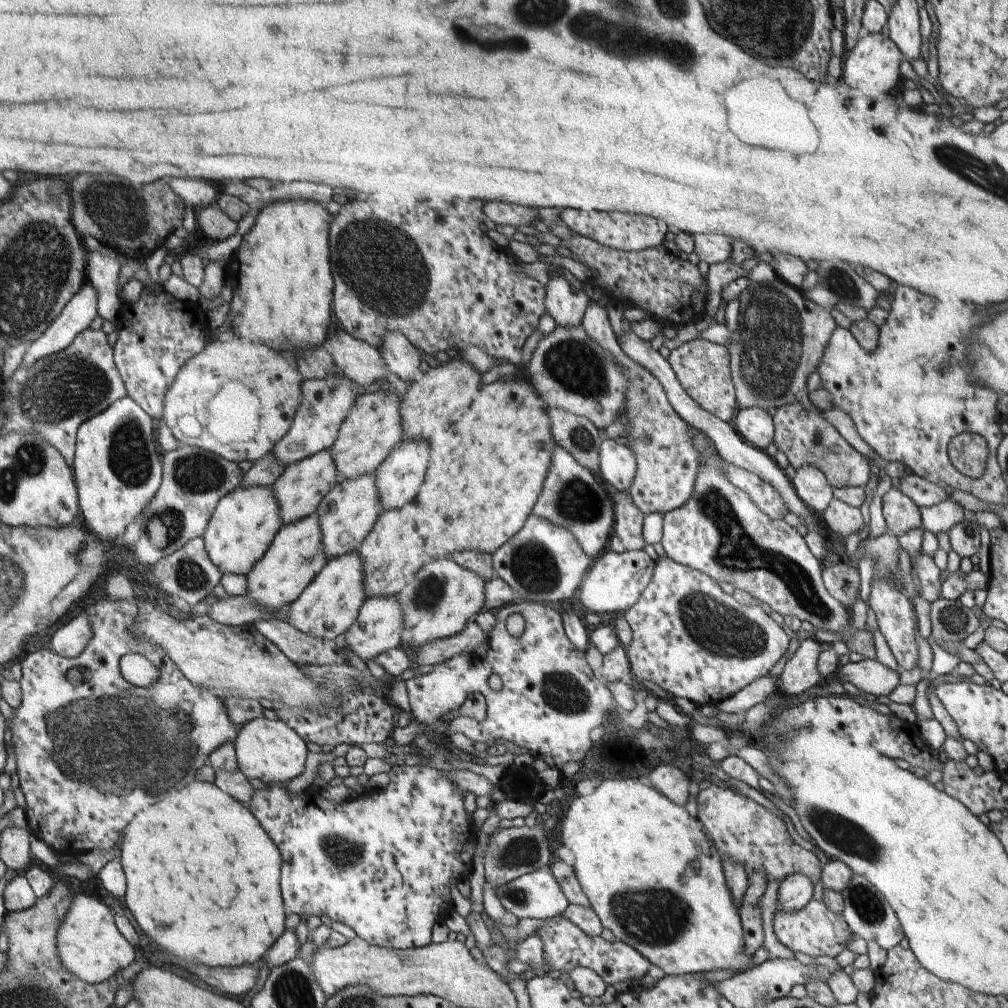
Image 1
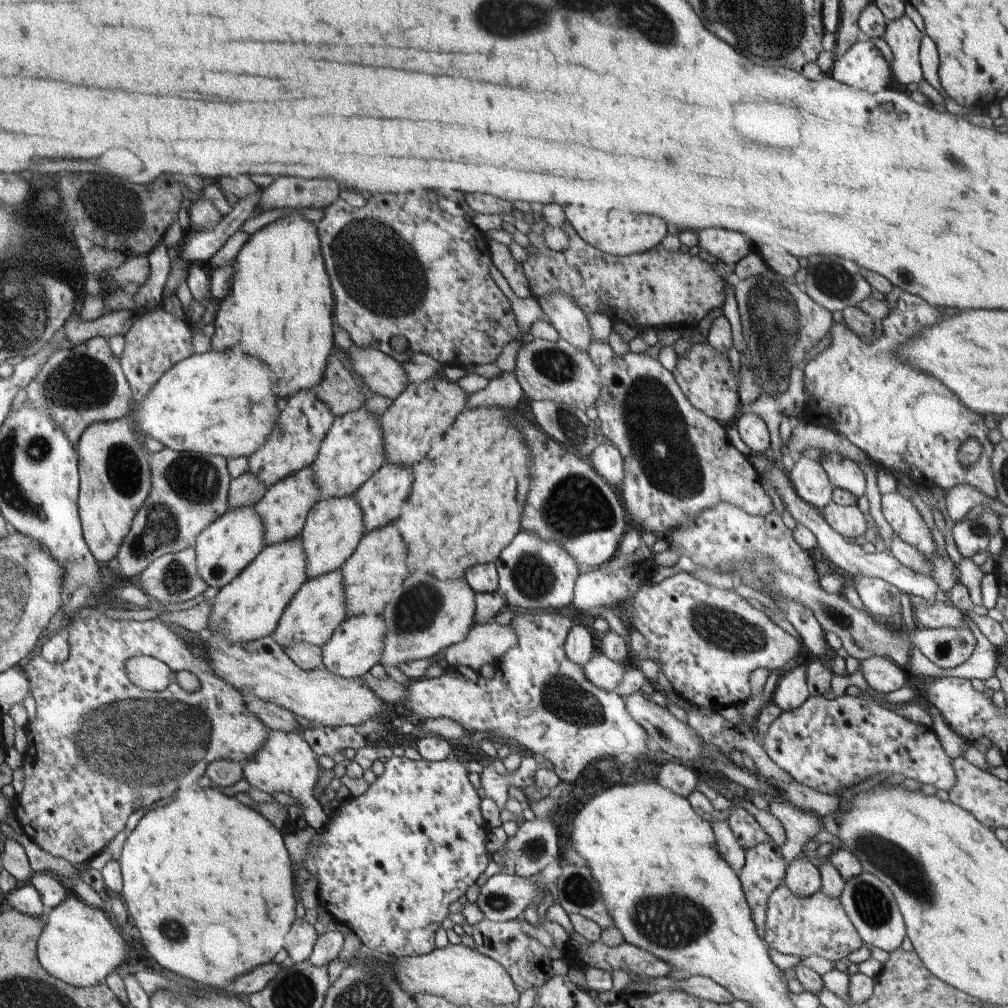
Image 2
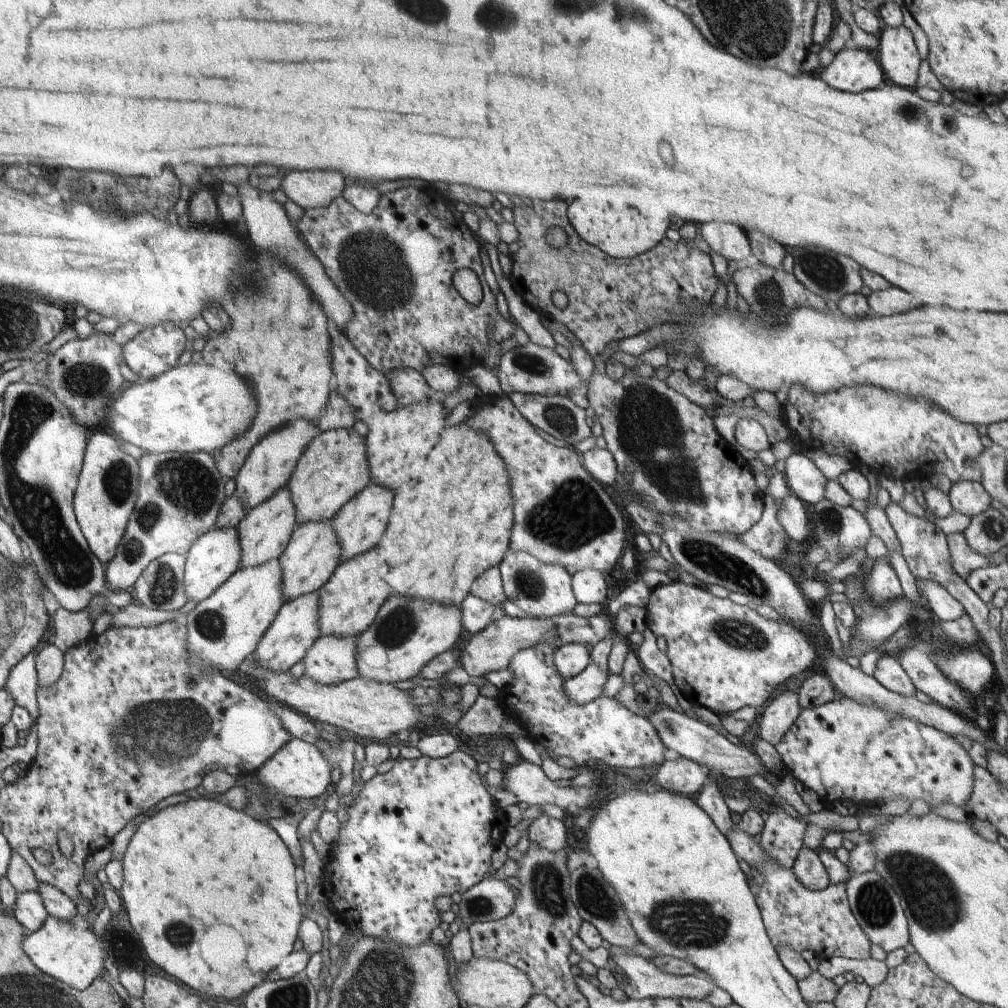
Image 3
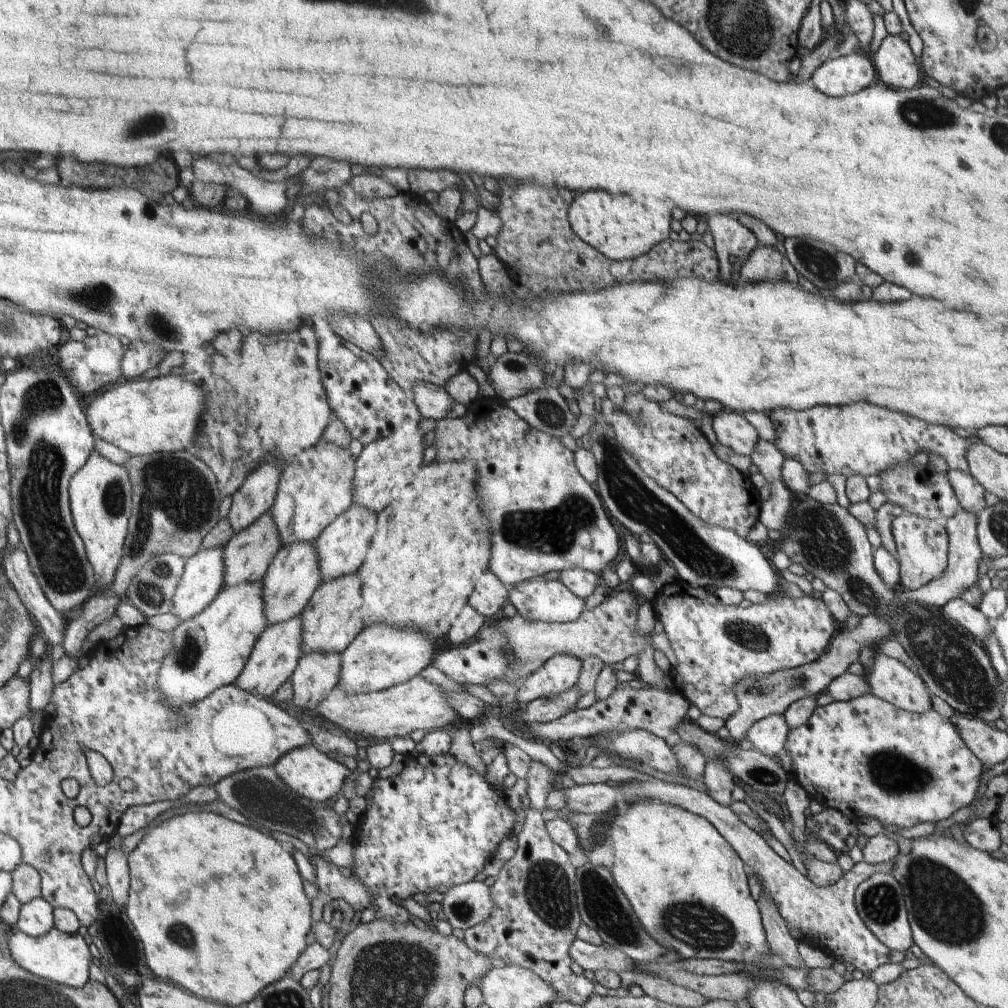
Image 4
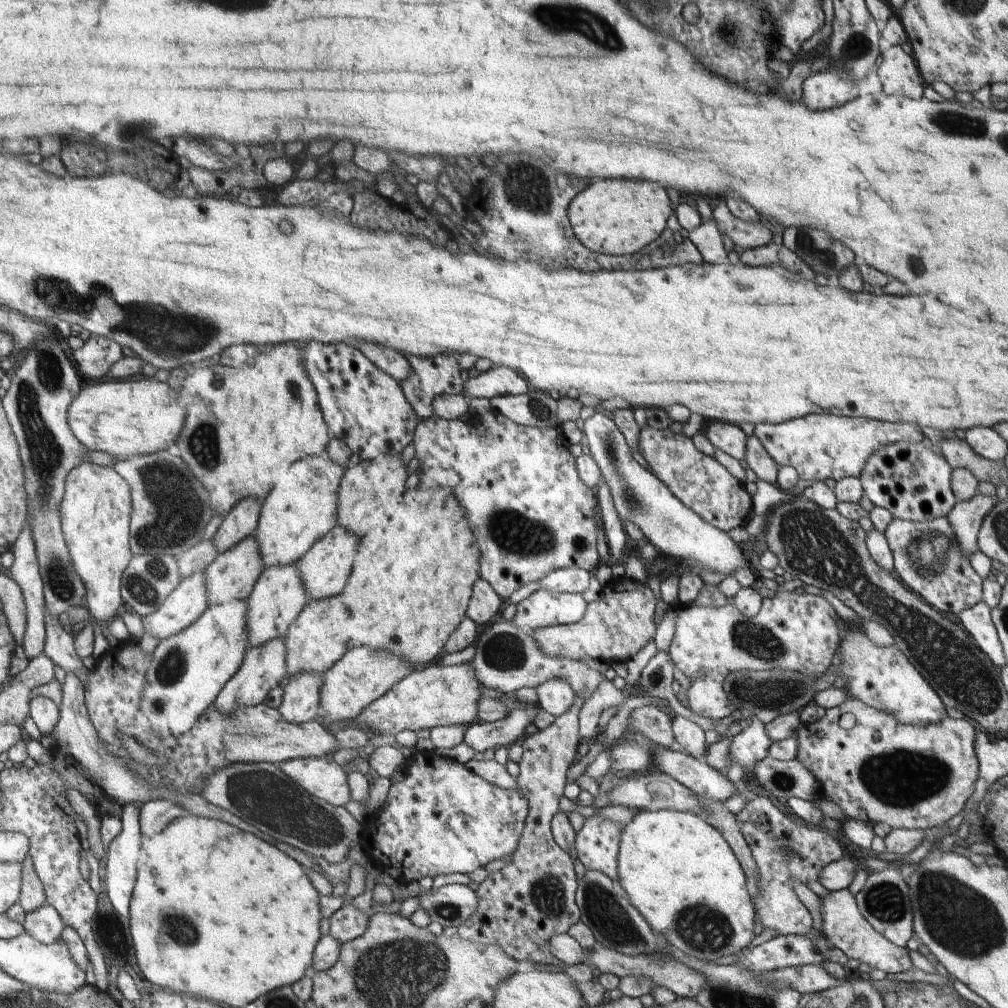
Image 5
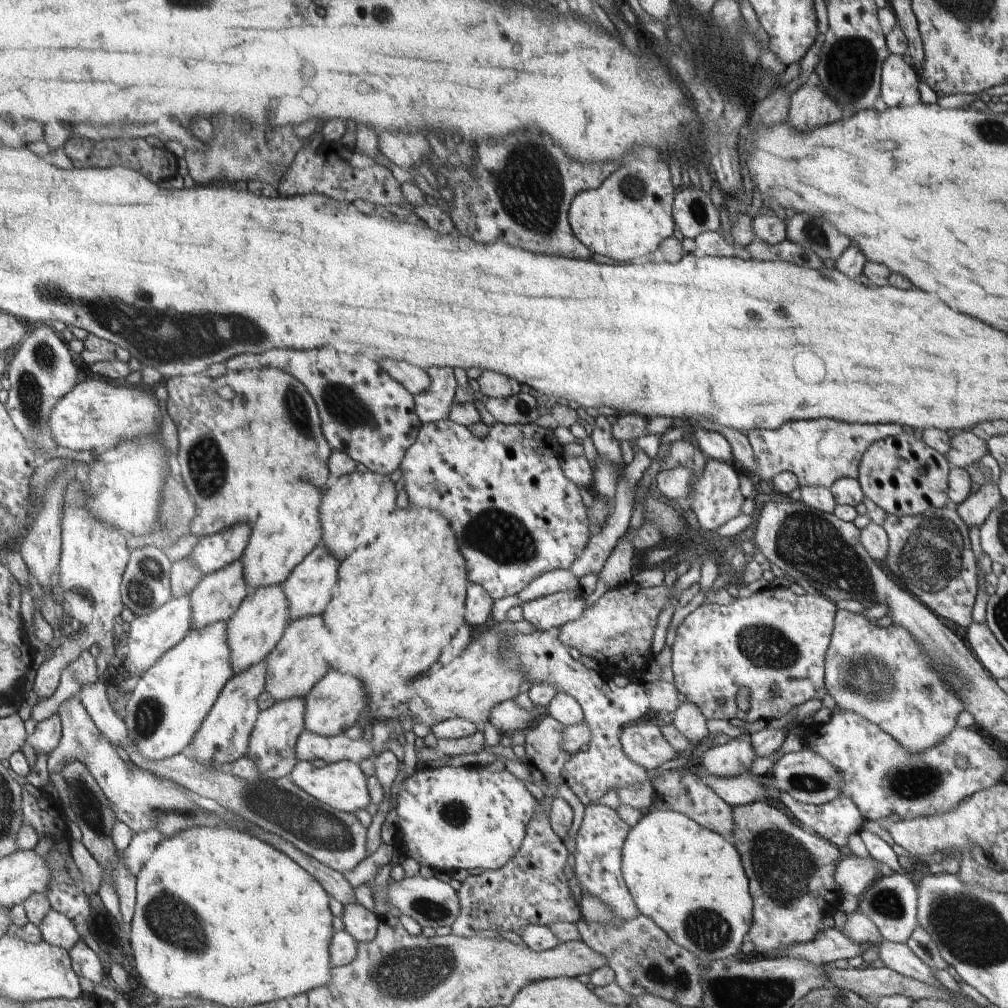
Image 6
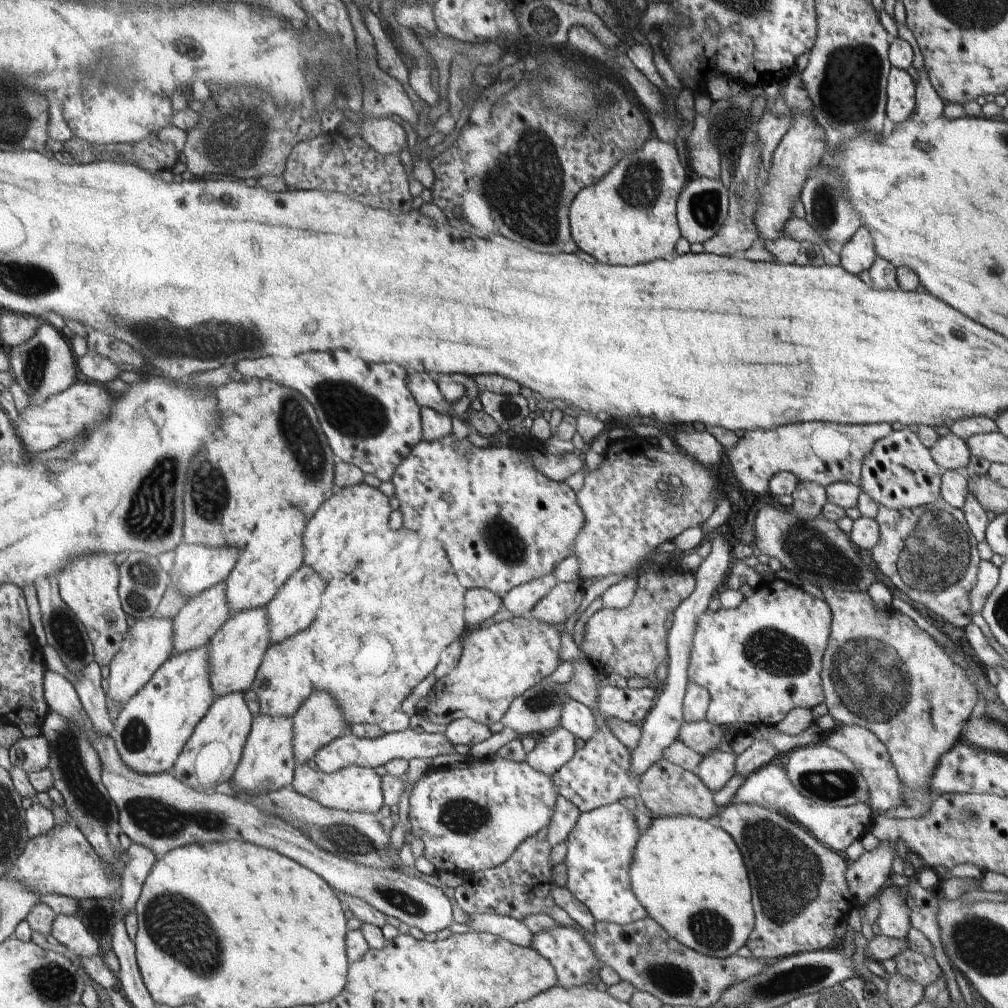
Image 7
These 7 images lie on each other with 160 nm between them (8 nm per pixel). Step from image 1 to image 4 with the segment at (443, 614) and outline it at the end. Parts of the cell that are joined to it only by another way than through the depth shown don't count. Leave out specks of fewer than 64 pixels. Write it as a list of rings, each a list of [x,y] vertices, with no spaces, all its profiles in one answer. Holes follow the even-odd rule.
[[[372,623],[341,652],[342,671],[337,690],[348,696],[370,694],[408,682],[432,663],[435,640],[418,629]]]

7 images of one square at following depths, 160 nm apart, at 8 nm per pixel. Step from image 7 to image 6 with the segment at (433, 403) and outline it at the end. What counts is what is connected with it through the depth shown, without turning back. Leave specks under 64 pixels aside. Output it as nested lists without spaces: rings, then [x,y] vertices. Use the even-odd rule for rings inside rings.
[[[392,358],[377,360],[377,362],[394,380],[405,385],[415,397],[428,388],[429,376],[423,368]]]

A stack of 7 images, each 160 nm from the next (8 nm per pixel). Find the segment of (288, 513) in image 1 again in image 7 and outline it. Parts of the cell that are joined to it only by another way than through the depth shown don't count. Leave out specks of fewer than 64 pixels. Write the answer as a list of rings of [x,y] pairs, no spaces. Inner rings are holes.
[[[226,580],[216,583],[201,593],[190,597],[174,618],[174,651],[181,653],[208,643],[231,616],[230,604],[227,601]]]

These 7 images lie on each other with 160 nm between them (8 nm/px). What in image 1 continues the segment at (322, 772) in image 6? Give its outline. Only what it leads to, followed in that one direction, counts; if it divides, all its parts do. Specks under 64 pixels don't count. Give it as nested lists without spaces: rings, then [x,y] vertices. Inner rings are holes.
[[[262,716],[245,722],[239,728],[233,743],[239,769],[249,779],[258,778],[265,785],[290,782],[304,770],[308,754],[306,742],[290,725],[280,719],[269,720]]]

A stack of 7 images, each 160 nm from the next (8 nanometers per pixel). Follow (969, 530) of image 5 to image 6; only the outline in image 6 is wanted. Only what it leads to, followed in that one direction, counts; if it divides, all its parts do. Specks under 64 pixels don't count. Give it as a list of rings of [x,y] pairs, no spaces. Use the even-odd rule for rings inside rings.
[[[987,483],[981,486],[978,492],[971,494],[965,502],[956,506],[958,517],[963,524],[970,529],[981,527],[993,512],[993,509],[1001,504],[1003,497],[996,483]]]

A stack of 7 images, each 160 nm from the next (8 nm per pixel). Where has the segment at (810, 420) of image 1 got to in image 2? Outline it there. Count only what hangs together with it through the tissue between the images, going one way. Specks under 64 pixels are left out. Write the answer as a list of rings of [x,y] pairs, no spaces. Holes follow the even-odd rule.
[[[814,451],[812,454],[824,467],[834,487],[847,490],[857,497],[865,493],[866,476],[856,461],[844,458],[838,453],[830,453],[826,460],[821,462],[817,452]]]

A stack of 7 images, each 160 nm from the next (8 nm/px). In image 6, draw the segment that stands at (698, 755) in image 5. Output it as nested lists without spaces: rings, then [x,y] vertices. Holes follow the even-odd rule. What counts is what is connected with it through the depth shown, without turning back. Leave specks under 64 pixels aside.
[[[682,701],[674,712],[672,724],[695,745],[709,734],[706,718],[702,711],[688,701]]]

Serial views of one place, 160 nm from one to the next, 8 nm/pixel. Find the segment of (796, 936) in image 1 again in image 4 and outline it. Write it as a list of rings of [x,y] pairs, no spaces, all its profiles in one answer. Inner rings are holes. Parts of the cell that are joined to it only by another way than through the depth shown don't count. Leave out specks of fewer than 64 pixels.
[[[661,780],[642,781],[640,783],[619,783],[618,786],[610,786],[607,783],[589,783],[582,785],[574,785],[572,788],[560,788],[564,791],[565,801],[567,802],[567,808],[572,808],[575,812],[590,813],[590,814],[604,814],[608,810],[612,810],[614,805],[626,806],[629,805],[634,798],[638,799],[651,799],[655,798],[685,808],[694,814],[703,816],[706,820],[710,821],[710,824],[714,825],[714,828],[726,839],[726,842],[730,844],[732,848],[738,853],[738,856],[742,859],[748,870],[758,876],[761,881],[763,890],[767,893],[767,896],[771,902],[776,906],[779,915],[785,920],[786,926],[791,930],[798,928],[799,938],[803,939],[803,942],[809,942],[812,946],[822,948],[826,953],[838,959],[842,962],[848,962],[852,964],[855,969],[862,970],[863,974],[868,974],[871,970],[874,970],[877,966],[889,962],[890,949],[866,926],[866,923],[859,915],[858,909],[855,905],[855,890],[856,887],[865,879],[870,878],[874,873],[884,872],[890,873],[893,867],[893,860],[885,862],[883,864],[873,865],[866,861],[857,862],[853,868],[844,872],[838,882],[827,887],[816,886],[808,877],[802,875],[792,863],[787,862],[784,858],[778,855],[767,843],[764,841],[764,837],[757,833],[753,828],[750,828],[745,822],[742,822],[736,813],[730,806],[719,805],[709,794],[701,792],[685,786],[684,784],[672,784],[670,782]]]

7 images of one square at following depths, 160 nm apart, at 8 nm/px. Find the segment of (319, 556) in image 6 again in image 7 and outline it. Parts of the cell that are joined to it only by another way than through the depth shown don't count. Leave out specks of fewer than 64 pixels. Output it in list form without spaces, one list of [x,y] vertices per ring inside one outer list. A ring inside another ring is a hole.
[[[305,562],[294,572],[292,578],[280,588],[275,597],[267,604],[267,615],[271,622],[271,644],[283,641],[285,638],[306,631],[314,620],[314,610],[316,604],[320,602],[322,592],[327,588],[326,582],[322,580],[322,575],[317,573],[310,565]]]

